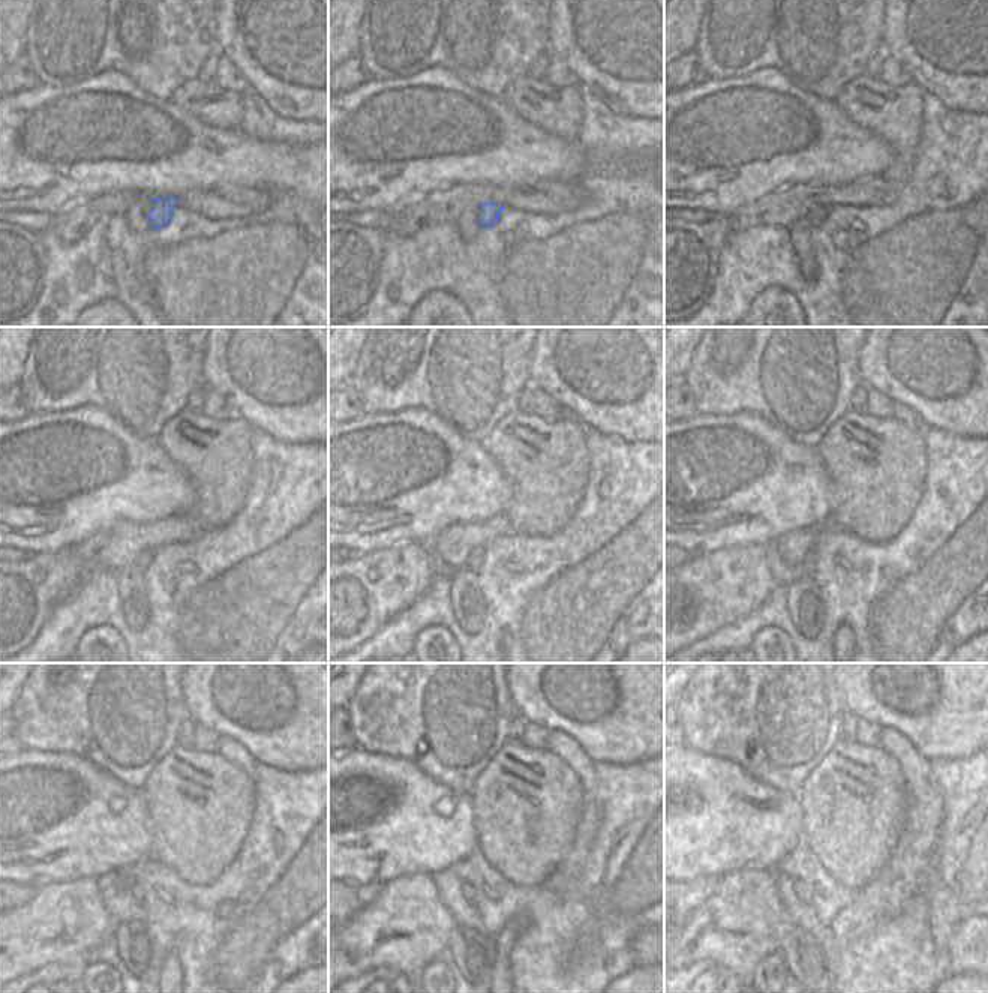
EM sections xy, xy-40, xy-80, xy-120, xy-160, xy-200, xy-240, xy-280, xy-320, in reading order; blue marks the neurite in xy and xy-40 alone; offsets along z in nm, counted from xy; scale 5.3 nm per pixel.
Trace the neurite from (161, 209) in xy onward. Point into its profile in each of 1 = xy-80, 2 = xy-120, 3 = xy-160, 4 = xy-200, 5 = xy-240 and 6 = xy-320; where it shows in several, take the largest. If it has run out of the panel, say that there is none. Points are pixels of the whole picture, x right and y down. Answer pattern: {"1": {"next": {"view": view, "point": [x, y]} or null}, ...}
{"1": {"next": {"view": "xy-80", "point": [817, 215]}}, "2": {"next": {"view": "xy-120", "point": [146, 555]}}, "3": {"next": {"view": "xy-160", "point": [474, 561]}}, "4": {"next": {"view": "xy-200", "point": [808, 563]}}, "5": {"next": {"view": "xy-240", "point": [137, 893]}}, "6": {"next": {"view": "xy-320", "point": [801, 890]}}}

